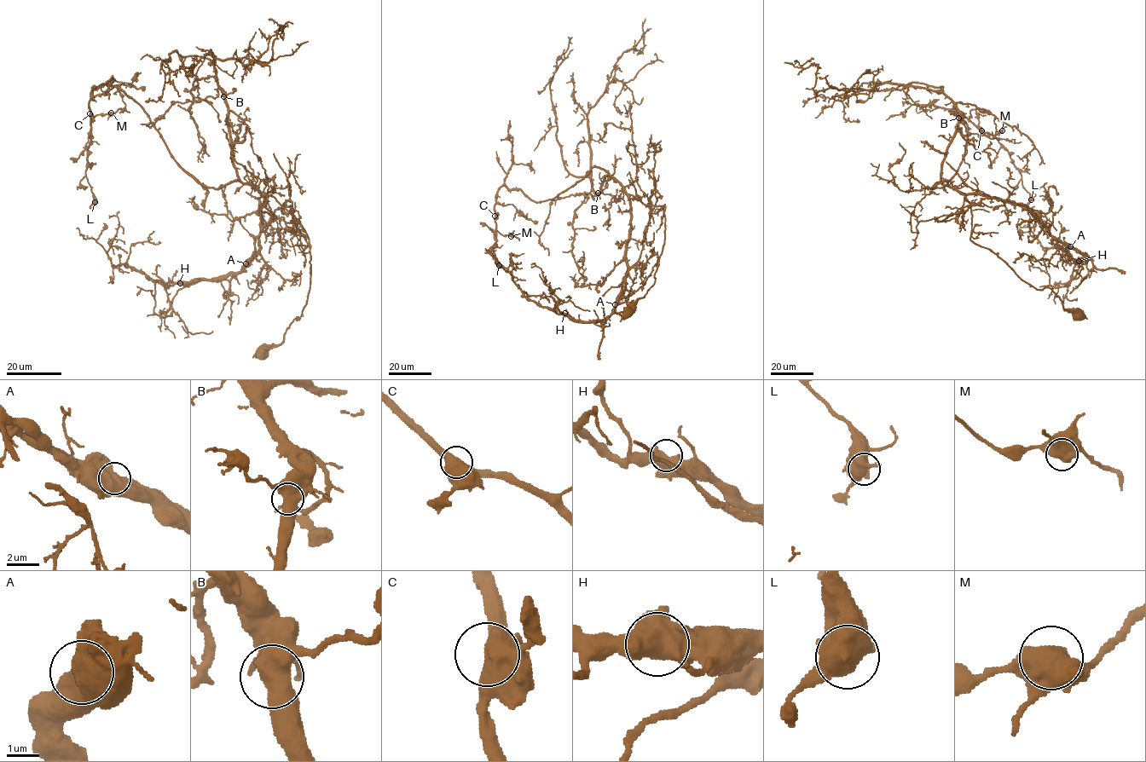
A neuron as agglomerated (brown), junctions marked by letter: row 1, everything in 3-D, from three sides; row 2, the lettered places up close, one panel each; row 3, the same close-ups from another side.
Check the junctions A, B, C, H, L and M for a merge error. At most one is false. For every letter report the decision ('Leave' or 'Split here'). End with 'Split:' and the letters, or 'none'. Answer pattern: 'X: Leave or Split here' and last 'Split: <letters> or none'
A: Split here
B: Leave
C: Leave
H: Leave
L: Leave
M: Leave
Split: A

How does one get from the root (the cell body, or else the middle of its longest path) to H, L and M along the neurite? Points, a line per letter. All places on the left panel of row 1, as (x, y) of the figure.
H: (262, 353), (301, 315), (309, 287), (309, 237), (291, 201), (239, 272), (180, 283)
L: (262, 353), (310, 280), (309, 237), (273, 197), (198, 182), (104, 84), (89, 102), (95, 202)
M: (262, 353), (305, 305), (305, 230), (250, 183), (198, 182), (145, 111), (104, 84), (89, 115), (111, 112)

